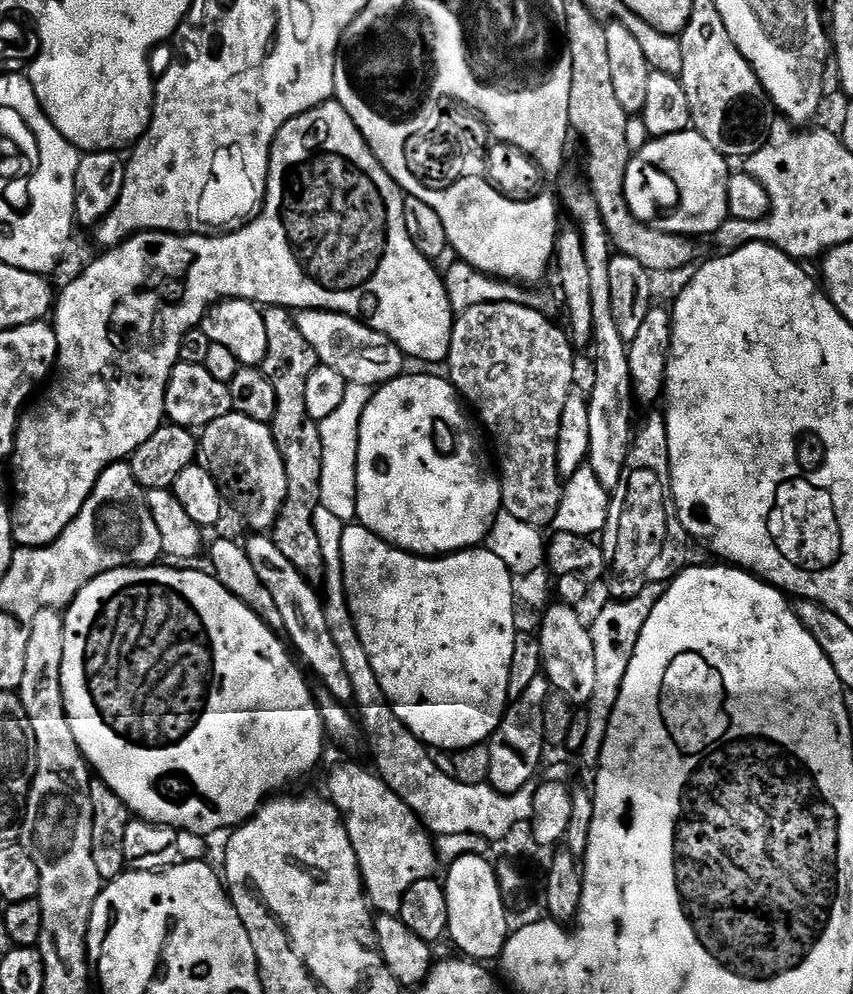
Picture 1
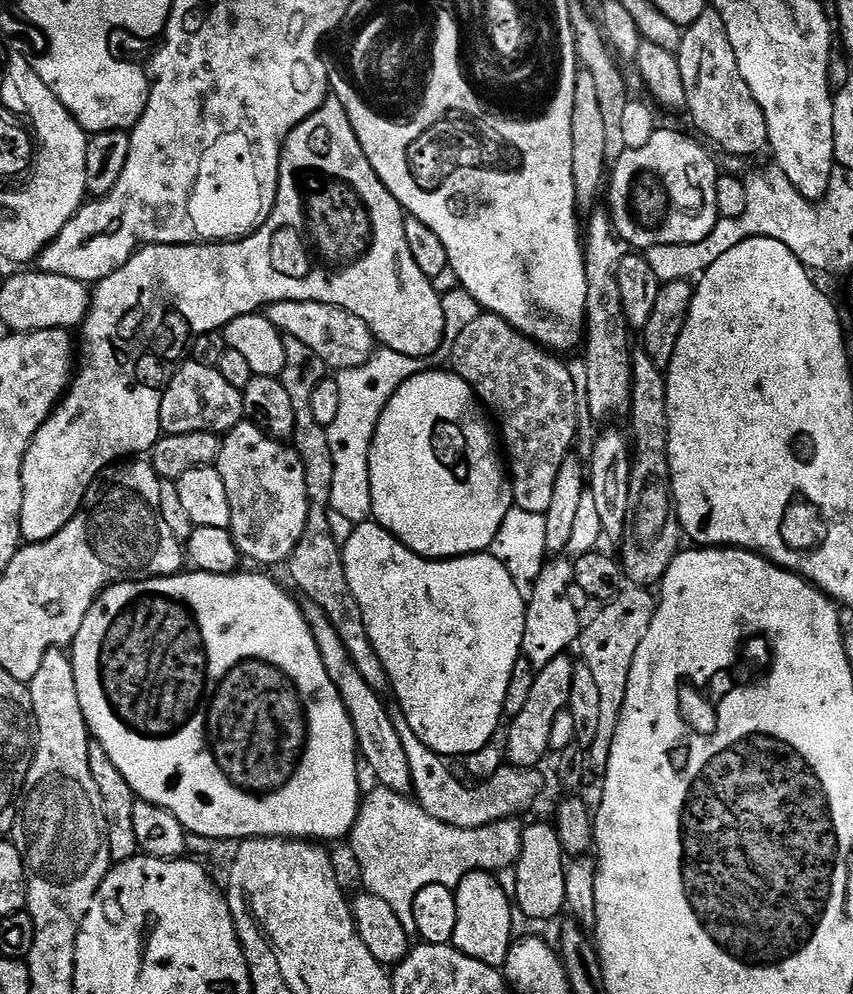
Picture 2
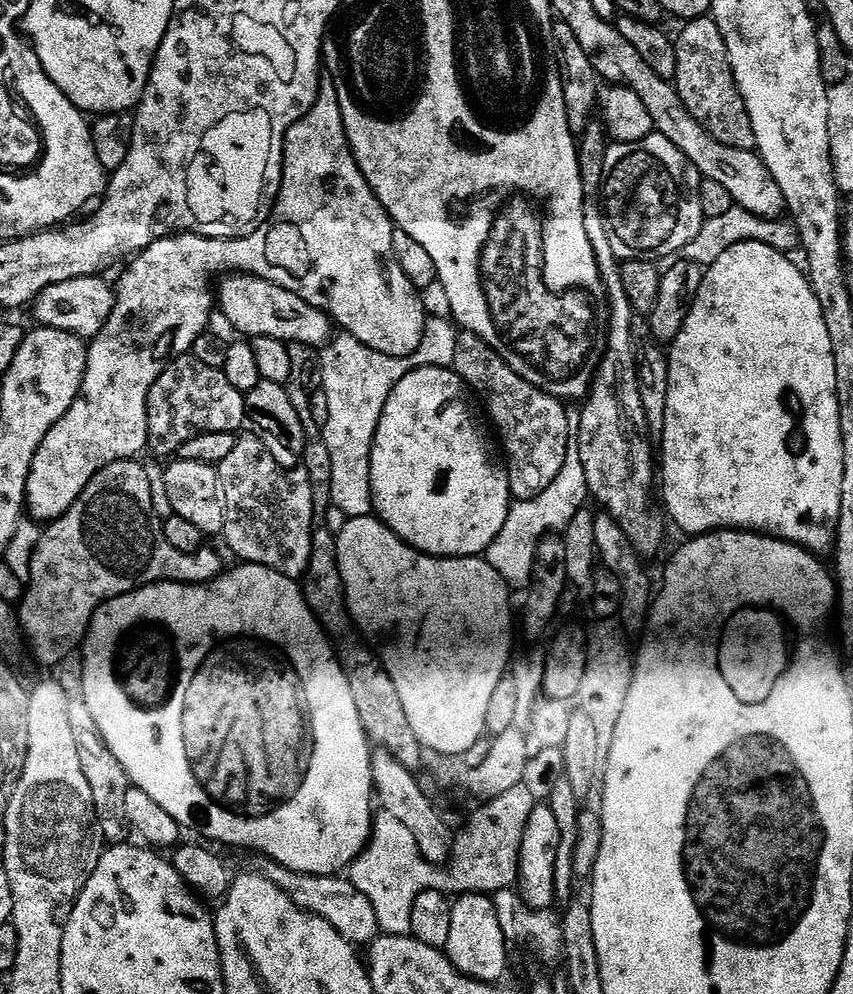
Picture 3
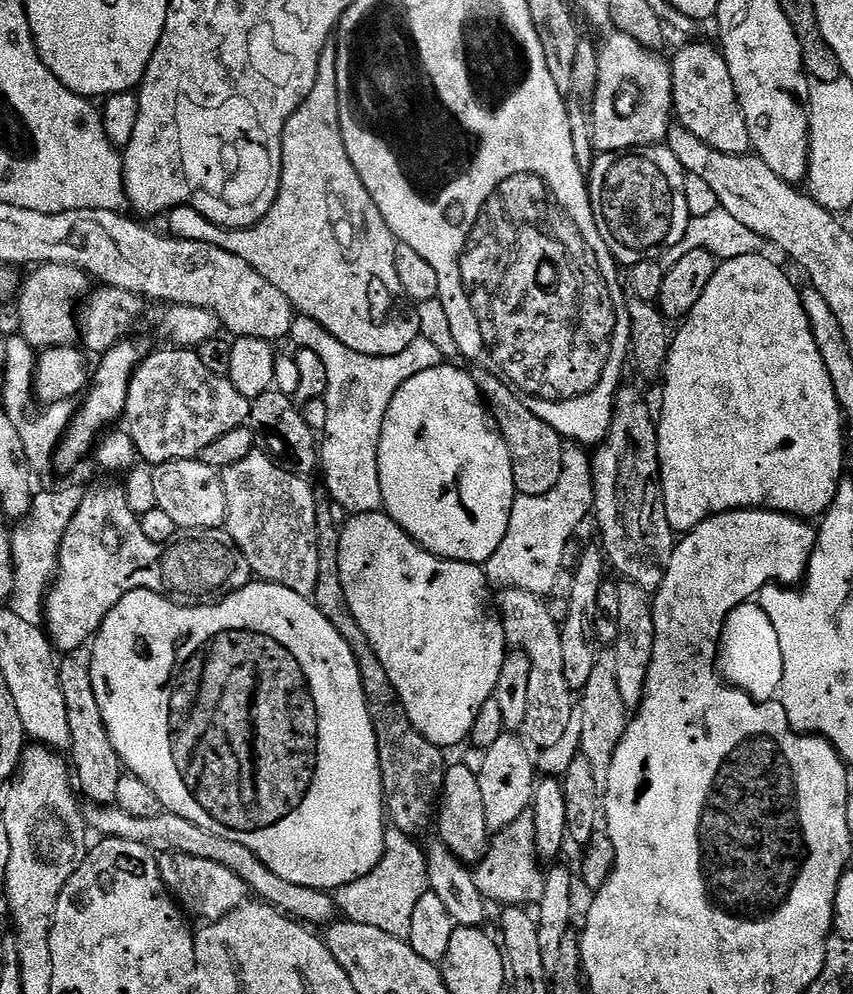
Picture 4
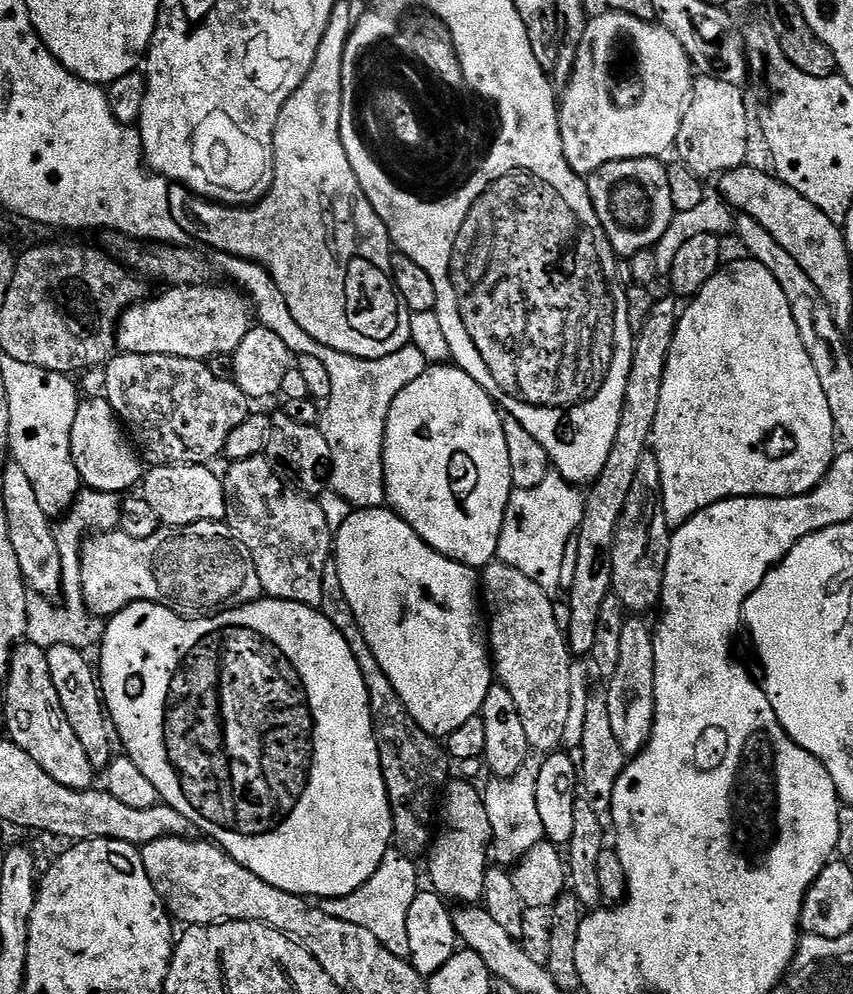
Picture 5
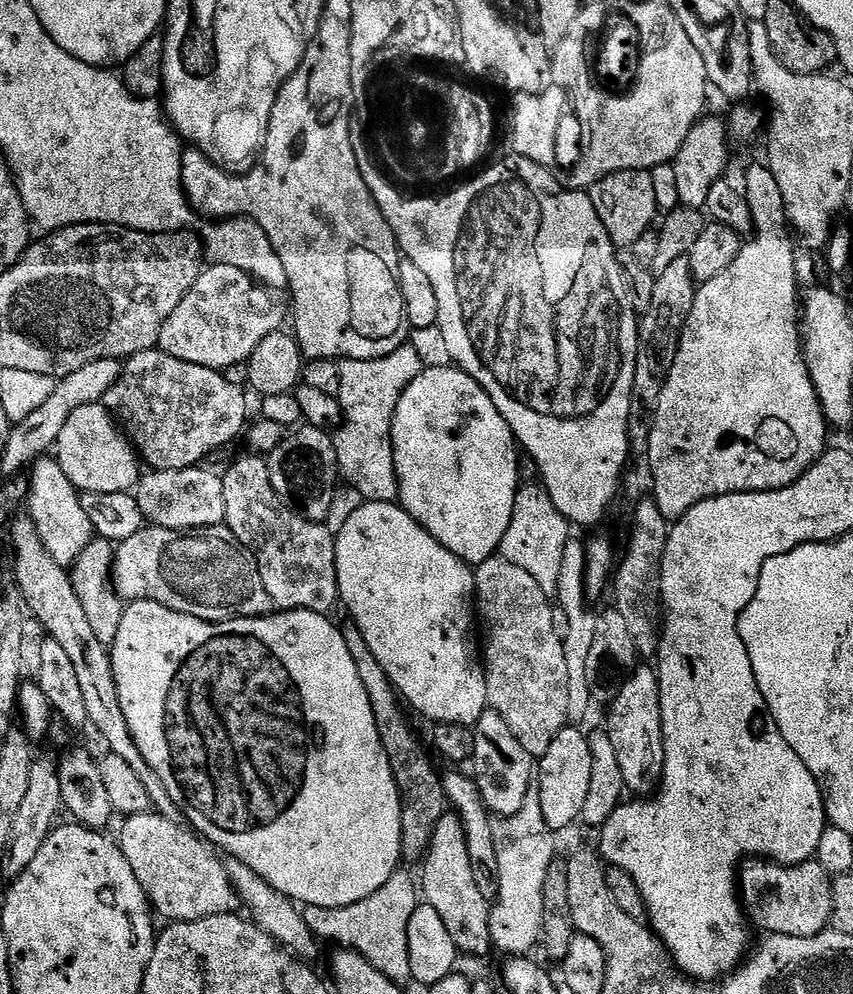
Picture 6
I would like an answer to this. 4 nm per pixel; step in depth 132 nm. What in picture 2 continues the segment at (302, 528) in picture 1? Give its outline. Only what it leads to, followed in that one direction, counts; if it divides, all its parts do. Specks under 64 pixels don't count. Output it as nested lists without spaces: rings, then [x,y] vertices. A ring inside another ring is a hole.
[[[284,336],[284,350],[286,362],[282,379],[286,386],[286,394],[290,394],[292,403],[291,443],[296,453],[300,455],[300,465],[304,467],[304,489],[308,491],[308,517],[294,550],[288,556],[286,569],[288,568],[289,574],[292,575],[297,590],[308,599],[307,603],[320,610],[332,623],[358,674],[375,692],[384,694],[390,688],[388,675],[378,654],[373,650],[372,643],[364,635],[364,622],[352,603],[352,596],[348,593],[342,544],[333,536],[328,521],[330,511],[328,499],[333,474],[332,455],[325,425],[314,422],[314,414],[310,410],[310,398],[321,380],[325,379],[326,365],[322,362],[322,358],[318,358],[318,354],[314,354],[314,350],[310,350],[310,346],[302,346],[298,338]]]

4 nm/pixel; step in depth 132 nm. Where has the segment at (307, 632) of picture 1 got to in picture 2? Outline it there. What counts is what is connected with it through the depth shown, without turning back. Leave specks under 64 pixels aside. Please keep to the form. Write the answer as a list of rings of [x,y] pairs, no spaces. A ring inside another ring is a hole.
[[[311,606],[303,609],[303,618],[308,623],[308,629],[312,632],[312,638],[320,652],[321,664],[329,675],[330,682],[336,688],[345,706],[345,712],[354,728],[356,735],[356,747],[359,755],[368,763],[370,771],[376,775],[375,783],[382,788],[388,788],[398,793],[407,793],[412,786],[410,770],[406,762],[406,752],[402,750],[400,731],[395,725],[388,712],[384,709],[381,695],[373,690],[370,685],[358,674],[358,670],[352,665],[348,657],[344,643],[340,636],[317,608]]]

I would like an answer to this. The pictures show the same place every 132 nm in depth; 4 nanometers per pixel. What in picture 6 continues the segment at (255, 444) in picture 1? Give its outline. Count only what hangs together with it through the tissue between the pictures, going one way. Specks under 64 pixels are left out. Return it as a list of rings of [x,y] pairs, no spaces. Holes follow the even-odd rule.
[[[244,454],[241,460],[236,460],[225,472],[224,497],[226,498],[226,514],[224,524],[254,554],[258,562],[258,570],[262,574],[262,586],[266,586],[266,594],[270,594],[273,605],[277,609],[297,612],[331,613],[331,608],[340,600],[338,586],[338,570],[336,569],[336,537],[333,529],[327,523],[315,524],[302,518],[290,509],[274,494],[274,486],[270,482],[268,461],[259,455]]]

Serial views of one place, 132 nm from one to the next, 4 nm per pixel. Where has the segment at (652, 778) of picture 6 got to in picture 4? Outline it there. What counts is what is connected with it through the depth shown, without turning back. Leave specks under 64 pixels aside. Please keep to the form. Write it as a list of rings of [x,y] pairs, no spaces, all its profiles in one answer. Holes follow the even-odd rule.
[[[622,580],[617,583],[618,590],[618,636],[612,645],[615,664],[615,682],[625,709],[639,707],[644,697],[646,678],[649,674],[650,658],[654,648],[654,620],[650,594],[636,583]]]

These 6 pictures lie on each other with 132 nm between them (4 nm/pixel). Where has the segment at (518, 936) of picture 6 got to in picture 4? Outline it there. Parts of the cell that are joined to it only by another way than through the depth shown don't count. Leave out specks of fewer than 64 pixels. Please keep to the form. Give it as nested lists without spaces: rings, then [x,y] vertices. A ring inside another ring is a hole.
[[[508,732],[500,736],[492,747],[485,749],[483,756],[476,773],[479,778],[488,829],[497,832],[529,809],[536,785],[534,758],[522,740]]]

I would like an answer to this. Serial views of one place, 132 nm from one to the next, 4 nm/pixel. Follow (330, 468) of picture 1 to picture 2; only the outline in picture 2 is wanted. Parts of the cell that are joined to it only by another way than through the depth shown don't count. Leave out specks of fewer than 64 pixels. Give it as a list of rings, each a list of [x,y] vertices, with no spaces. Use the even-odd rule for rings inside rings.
[[[381,347],[360,366],[341,368],[335,373],[338,390],[338,414],[334,422],[327,425],[328,445],[332,455],[332,489],[328,499],[331,511],[342,514],[353,525],[365,523],[372,515],[370,480],[368,478],[368,451],[376,433],[376,423],[388,399],[399,390],[401,384],[417,376],[422,364],[415,356],[398,354]]]

